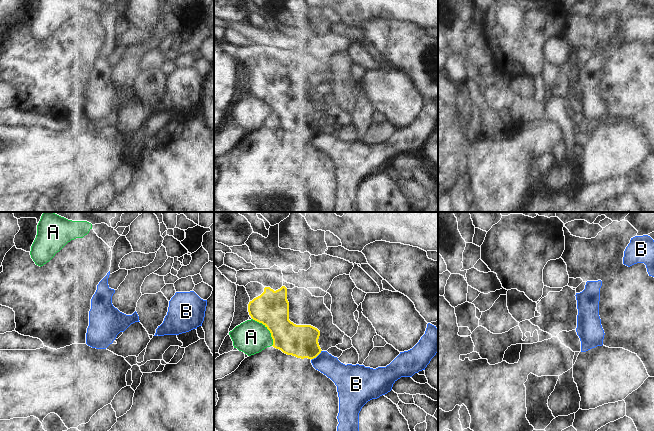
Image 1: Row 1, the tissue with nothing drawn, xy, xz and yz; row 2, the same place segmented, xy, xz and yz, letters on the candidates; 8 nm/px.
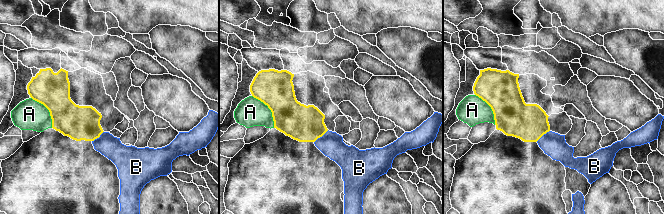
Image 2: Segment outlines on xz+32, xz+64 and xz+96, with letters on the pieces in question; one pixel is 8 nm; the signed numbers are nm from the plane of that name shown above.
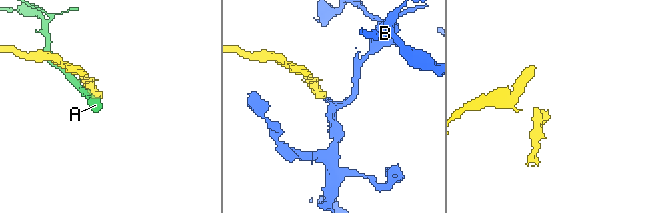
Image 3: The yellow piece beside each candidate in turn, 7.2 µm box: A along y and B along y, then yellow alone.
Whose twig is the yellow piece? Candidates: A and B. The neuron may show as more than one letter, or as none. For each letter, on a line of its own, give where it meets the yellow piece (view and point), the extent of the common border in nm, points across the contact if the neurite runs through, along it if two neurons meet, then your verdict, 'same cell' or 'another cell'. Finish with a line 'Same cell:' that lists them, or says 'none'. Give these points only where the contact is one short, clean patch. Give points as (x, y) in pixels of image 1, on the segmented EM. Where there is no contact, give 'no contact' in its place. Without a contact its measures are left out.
A: contact xz (268, 329); length 280 nm; another cell
B: contact xz (316, 356); length 120 nm; way xz (301, 341), (316, 356), (341, 374); same cell
Same cell: B

